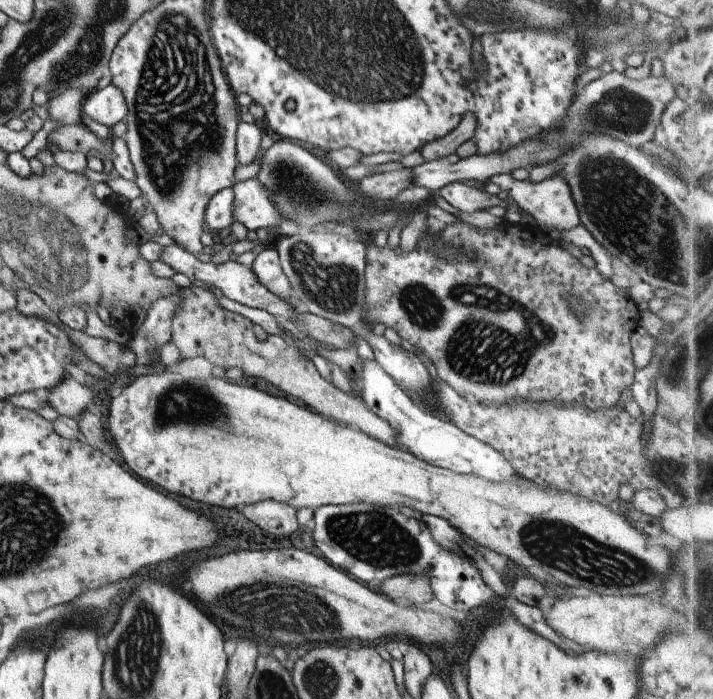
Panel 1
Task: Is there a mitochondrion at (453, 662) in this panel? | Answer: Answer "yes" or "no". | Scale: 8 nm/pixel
no

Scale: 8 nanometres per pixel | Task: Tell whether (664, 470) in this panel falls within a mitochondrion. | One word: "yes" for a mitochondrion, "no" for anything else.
yes

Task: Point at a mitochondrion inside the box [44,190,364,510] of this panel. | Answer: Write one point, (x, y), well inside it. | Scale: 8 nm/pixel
(184, 405)

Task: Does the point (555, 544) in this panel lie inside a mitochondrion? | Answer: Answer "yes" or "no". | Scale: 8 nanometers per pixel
yes

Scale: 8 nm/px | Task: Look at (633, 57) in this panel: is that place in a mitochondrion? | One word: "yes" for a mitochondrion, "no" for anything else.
no

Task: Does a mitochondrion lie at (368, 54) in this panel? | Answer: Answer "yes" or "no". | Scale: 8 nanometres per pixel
yes

